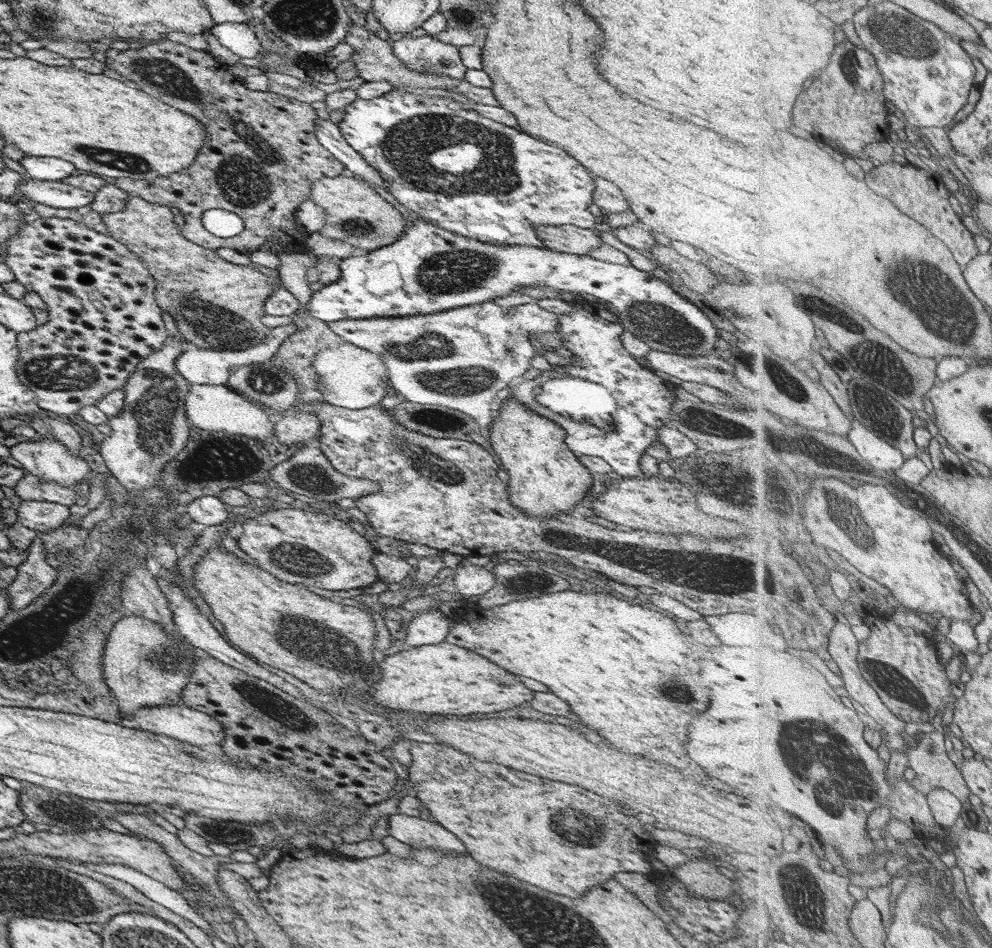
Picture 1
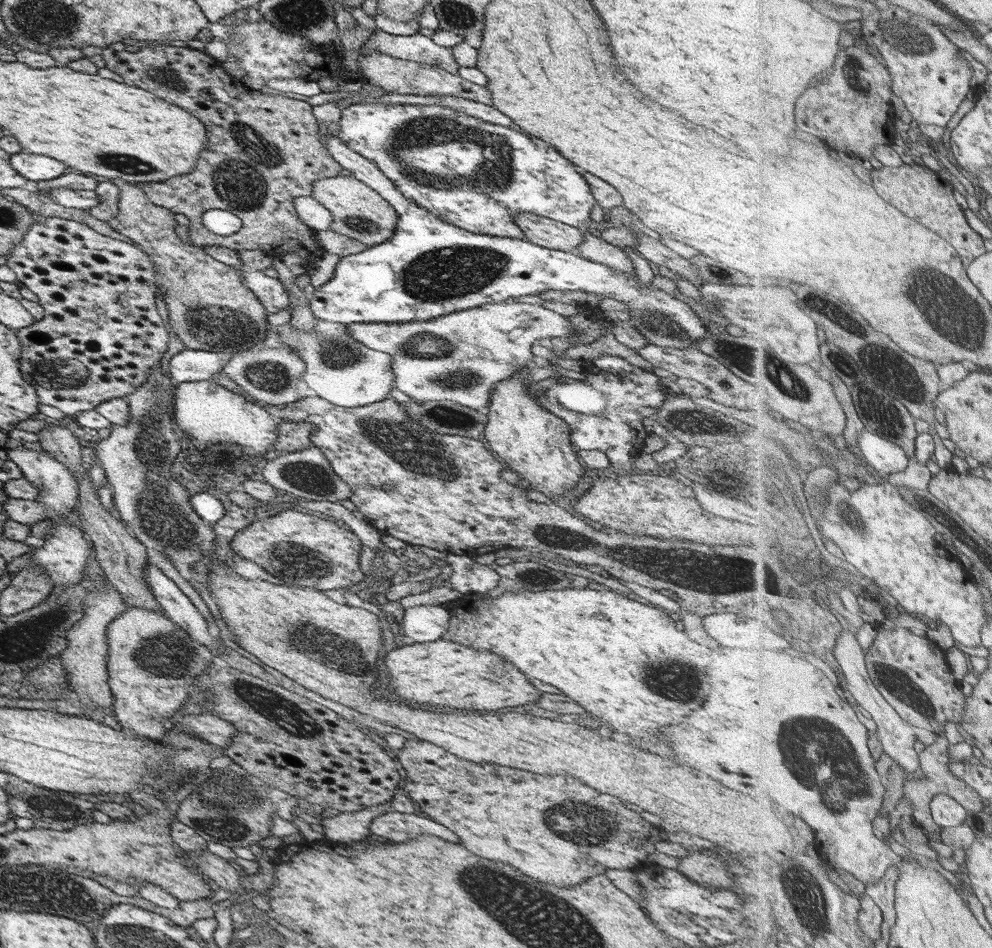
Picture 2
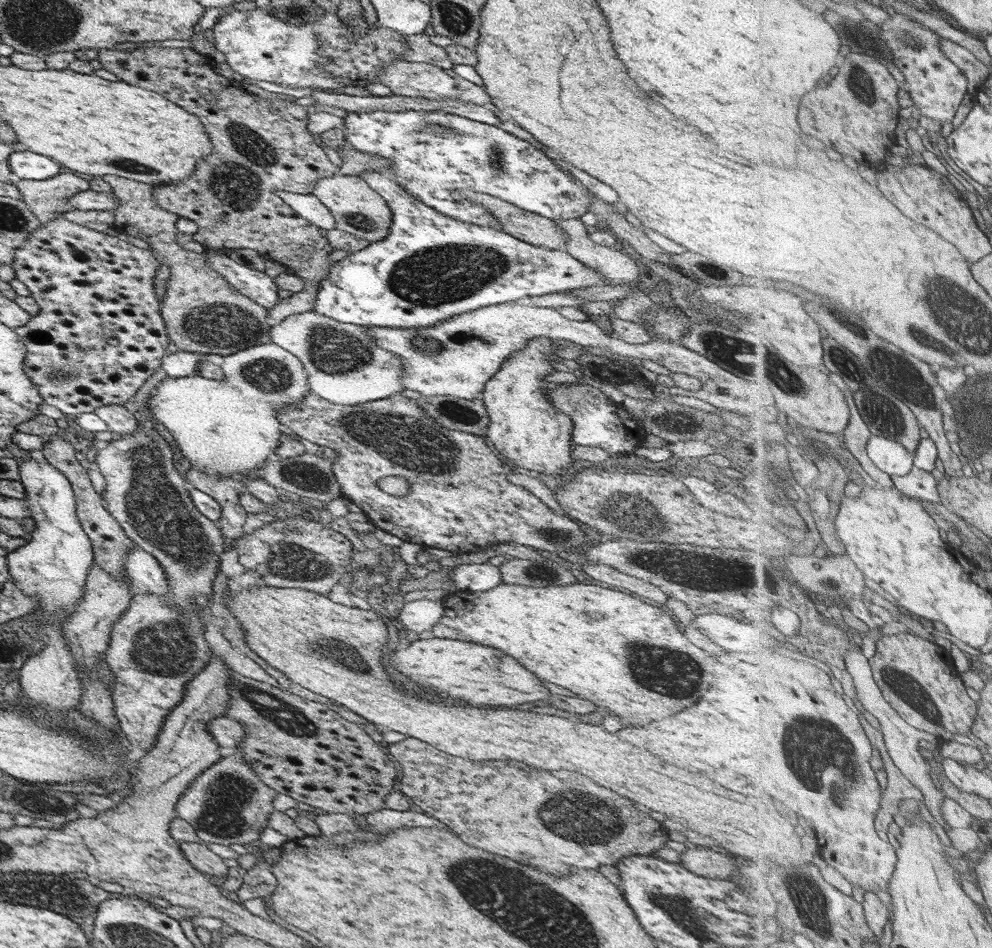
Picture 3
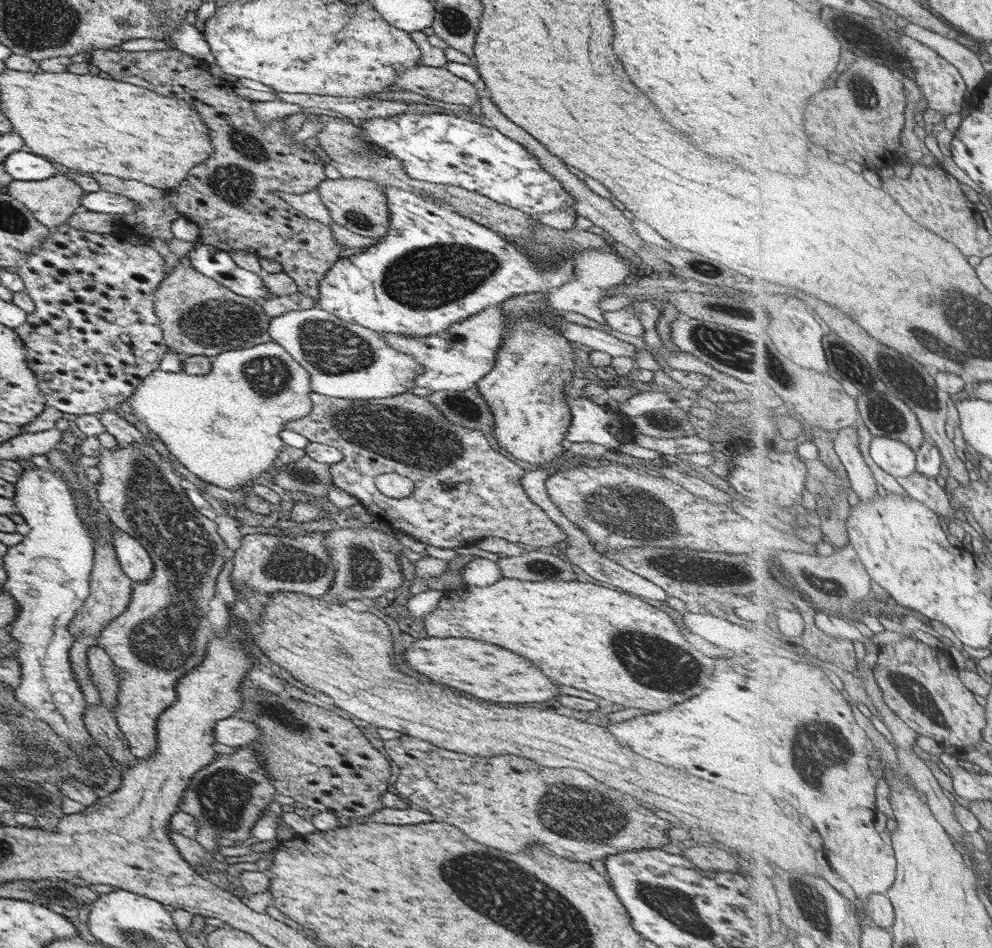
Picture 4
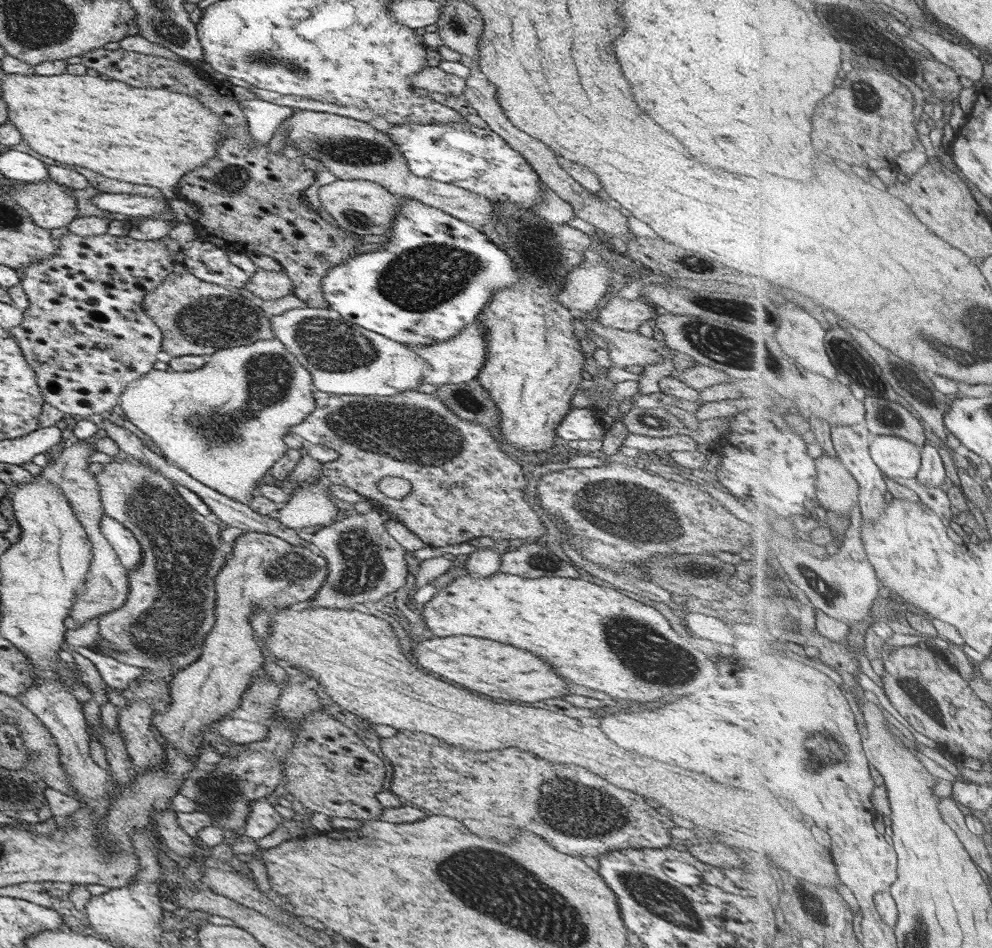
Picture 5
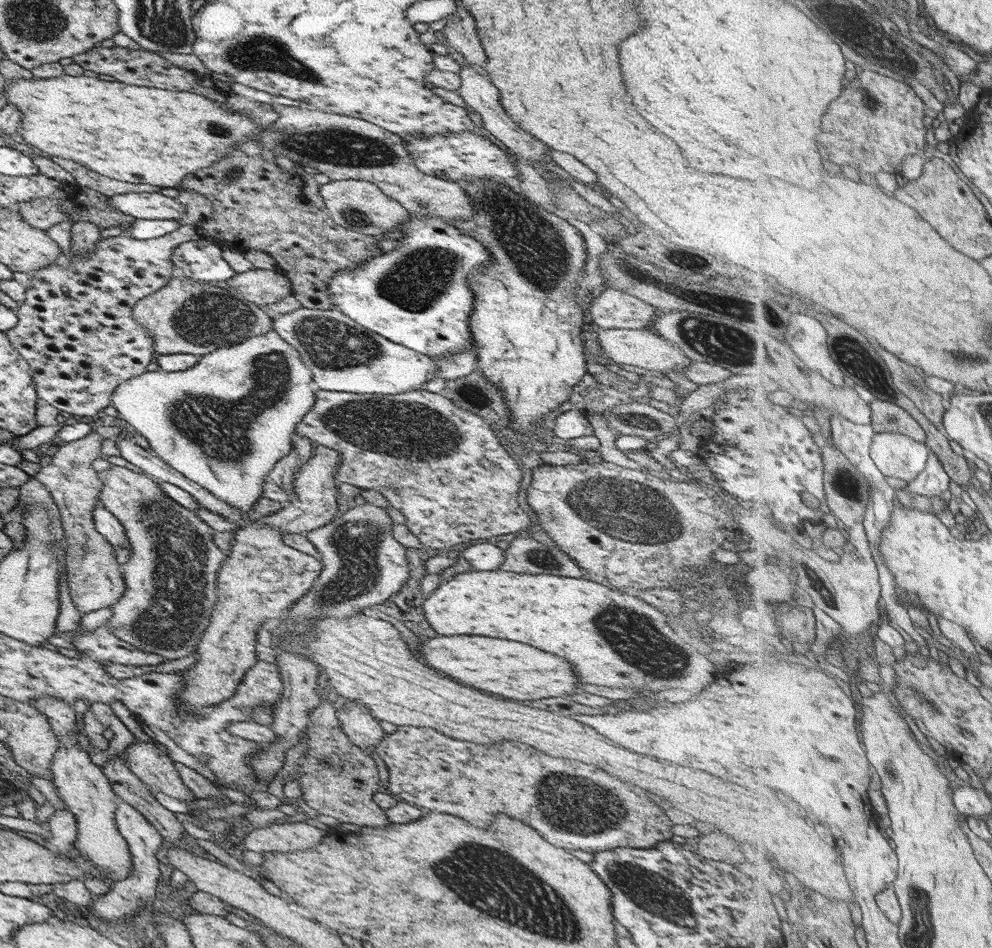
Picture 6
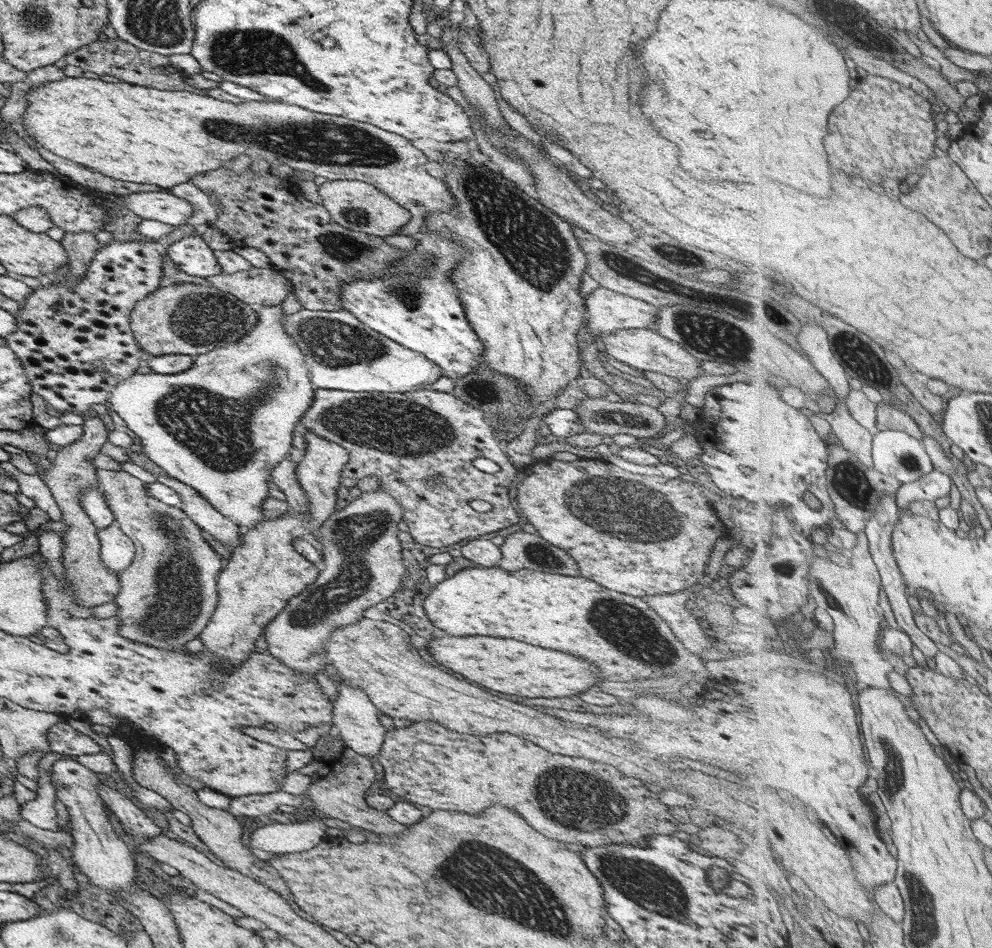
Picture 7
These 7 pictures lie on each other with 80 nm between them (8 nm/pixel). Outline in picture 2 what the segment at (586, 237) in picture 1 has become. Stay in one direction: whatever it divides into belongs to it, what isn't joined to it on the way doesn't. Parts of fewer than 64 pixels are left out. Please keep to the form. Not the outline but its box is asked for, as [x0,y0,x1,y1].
[512,213,582,252]

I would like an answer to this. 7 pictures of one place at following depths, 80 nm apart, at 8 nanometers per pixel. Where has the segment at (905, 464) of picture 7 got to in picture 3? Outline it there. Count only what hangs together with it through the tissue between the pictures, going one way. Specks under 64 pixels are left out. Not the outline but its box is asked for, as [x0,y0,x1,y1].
[867,436,915,476]

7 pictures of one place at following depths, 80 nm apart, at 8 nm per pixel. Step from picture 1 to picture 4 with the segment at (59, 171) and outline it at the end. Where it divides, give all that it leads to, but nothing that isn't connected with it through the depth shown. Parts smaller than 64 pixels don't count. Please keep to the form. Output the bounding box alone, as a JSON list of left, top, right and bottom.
[3,149,57,180]

